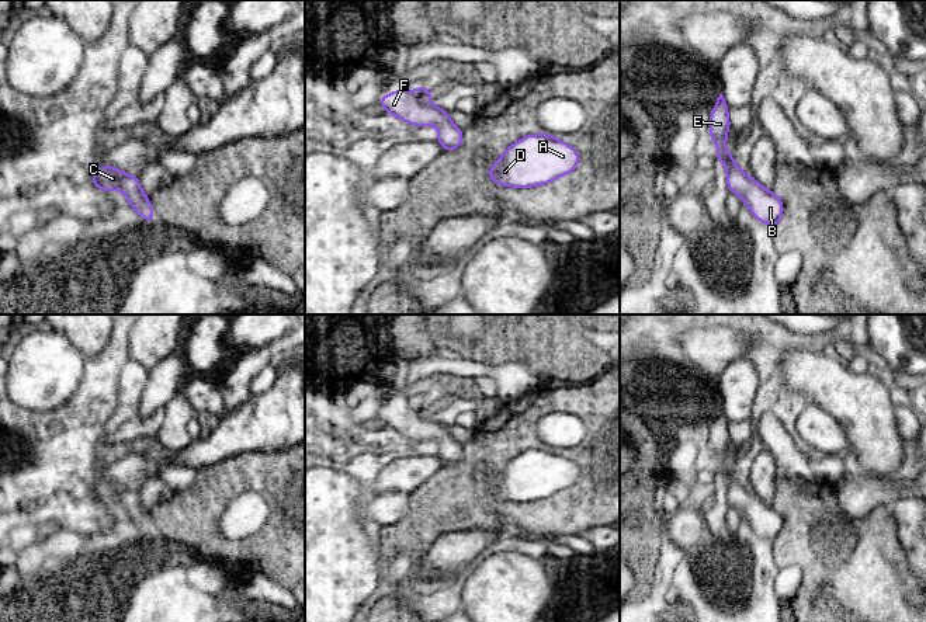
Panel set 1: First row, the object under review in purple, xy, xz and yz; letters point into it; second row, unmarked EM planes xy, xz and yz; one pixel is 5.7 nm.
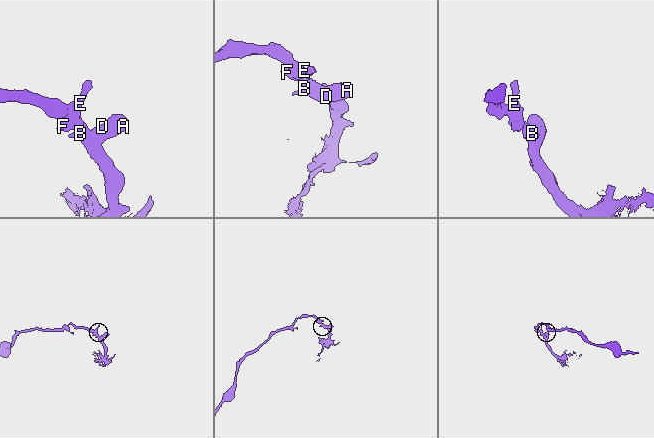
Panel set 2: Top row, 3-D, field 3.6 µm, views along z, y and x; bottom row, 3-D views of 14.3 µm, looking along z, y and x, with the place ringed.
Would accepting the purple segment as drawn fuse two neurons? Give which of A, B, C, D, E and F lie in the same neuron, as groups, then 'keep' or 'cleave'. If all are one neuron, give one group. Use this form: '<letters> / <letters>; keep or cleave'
A B C D E F; keep

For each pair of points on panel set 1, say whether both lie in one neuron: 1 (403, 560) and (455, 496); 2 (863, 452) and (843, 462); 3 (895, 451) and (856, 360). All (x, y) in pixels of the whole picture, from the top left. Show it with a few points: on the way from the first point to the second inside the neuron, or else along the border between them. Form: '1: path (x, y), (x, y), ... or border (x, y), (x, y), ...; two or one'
1: border (405, 553), (411, 560), (411, 569), (401, 577); two
2: border (848, 457), (852, 465); two
3: border (846, 361), (852, 371), (866, 372); two

